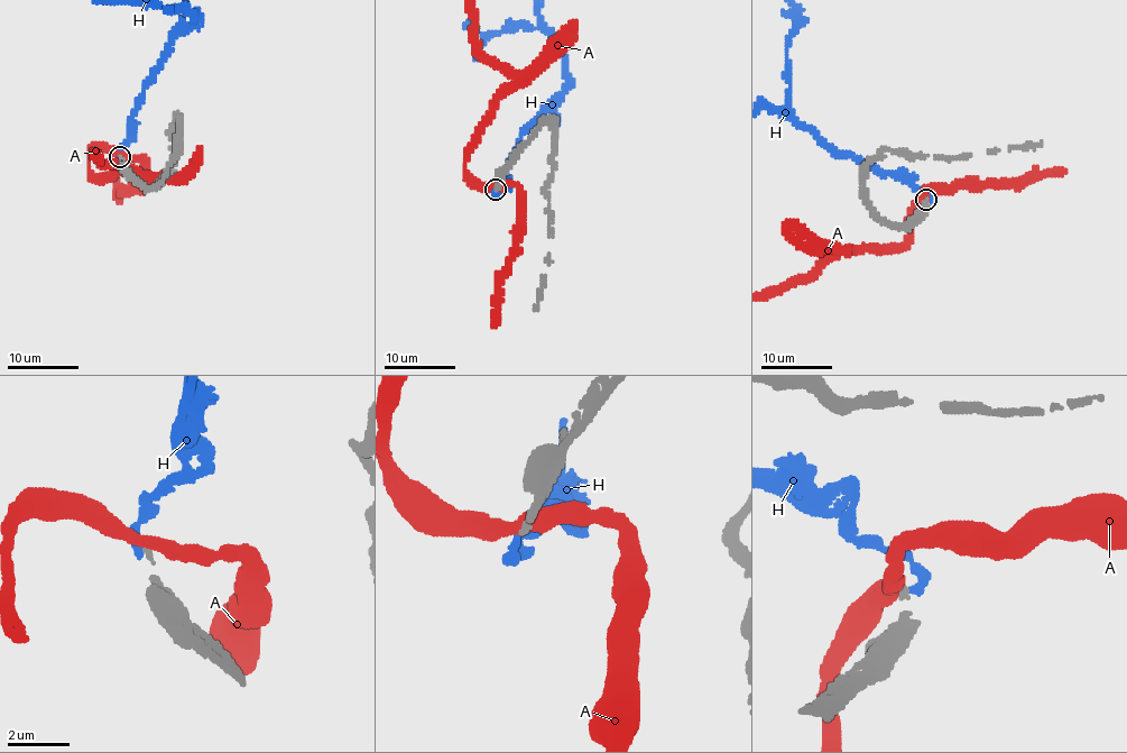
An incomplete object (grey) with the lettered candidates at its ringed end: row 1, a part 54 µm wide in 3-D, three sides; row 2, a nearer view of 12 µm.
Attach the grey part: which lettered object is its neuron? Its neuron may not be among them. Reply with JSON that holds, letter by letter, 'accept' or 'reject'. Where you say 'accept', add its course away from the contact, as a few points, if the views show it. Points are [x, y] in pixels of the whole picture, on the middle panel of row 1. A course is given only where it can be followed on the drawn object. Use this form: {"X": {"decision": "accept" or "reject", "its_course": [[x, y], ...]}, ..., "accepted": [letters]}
{"A": {"decision": "reject"}, "H": {"decision": "accept"}, "accepted": ["H"]}

